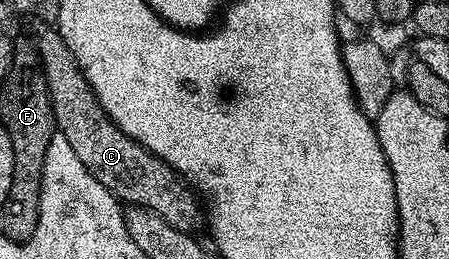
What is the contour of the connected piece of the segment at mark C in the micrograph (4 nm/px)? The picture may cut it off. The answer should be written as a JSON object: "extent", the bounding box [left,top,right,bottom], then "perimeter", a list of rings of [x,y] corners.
{"extent":[37,24,201,232],"perimeter":[[[51,24],[44,25],[42,29],[44,30],[37,34],[37,49],[39,61],[43,64],[47,91],[51,94],[55,125],[58,133],[63,134],[65,140],[69,140],[73,152],[77,152],[81,164],[85,164],[85,168],[89,168],[91,175],[101,184],[105,184],[107,191],[114,194],[120,203],[126,204],[128,207],[148,209],[149,212],[161,216],[161,219],[167,221],[173,228],[190,232],[197,231],[199,214],[201,218],[201,202],[196,191],[175,173],[172,166],[162,162],[158,156],[145,149],[137,140],[125,136],[125,132],[121,132],[121,128],[117,128],[117,124],[113,124],[113,120],[107,115],[105,108],[101,108],[89,80],[83,78],[83,69],[77,64],[73,52],[69,52],[69,44],[65,44],[58,29]]]}

